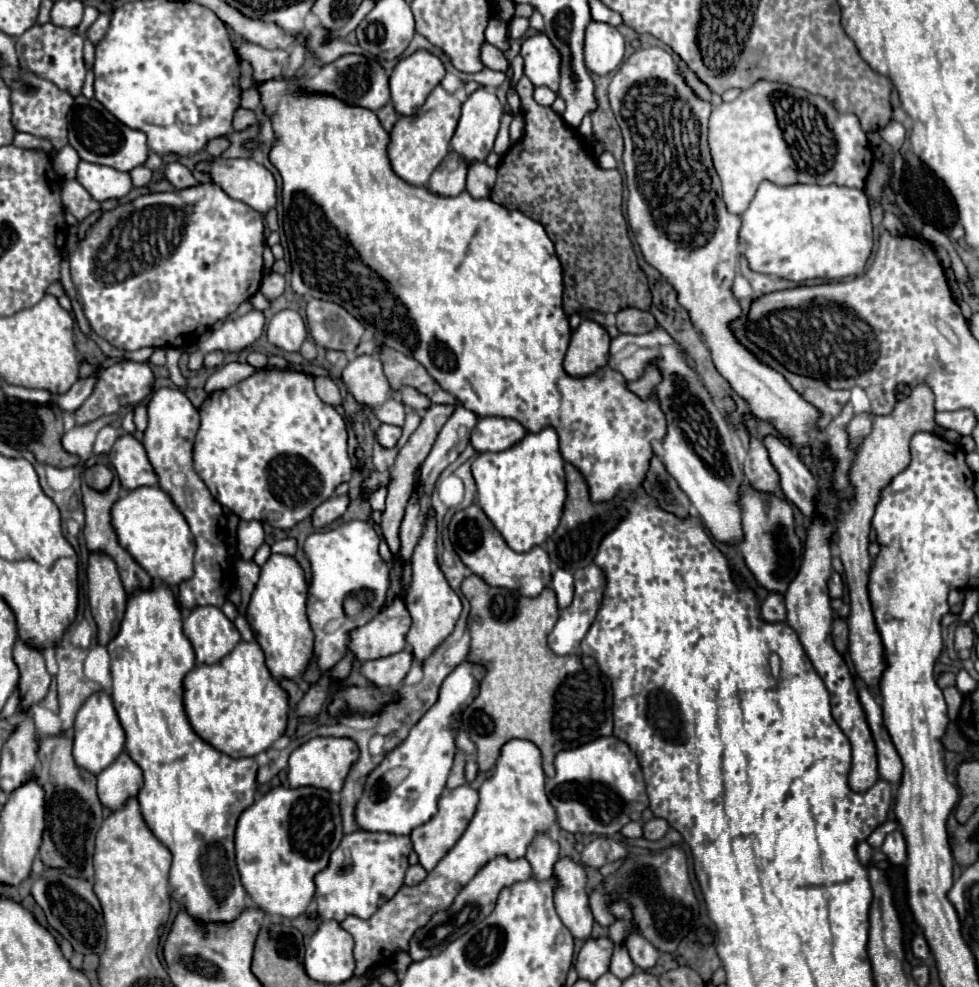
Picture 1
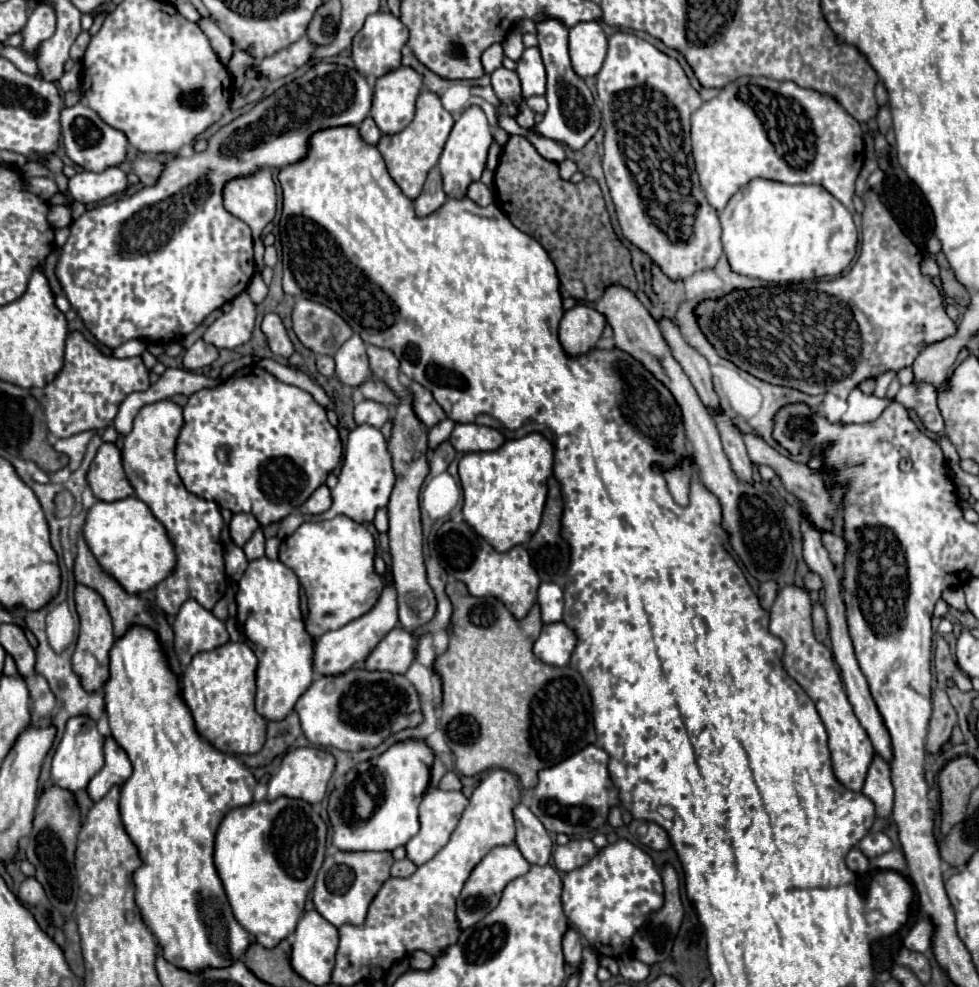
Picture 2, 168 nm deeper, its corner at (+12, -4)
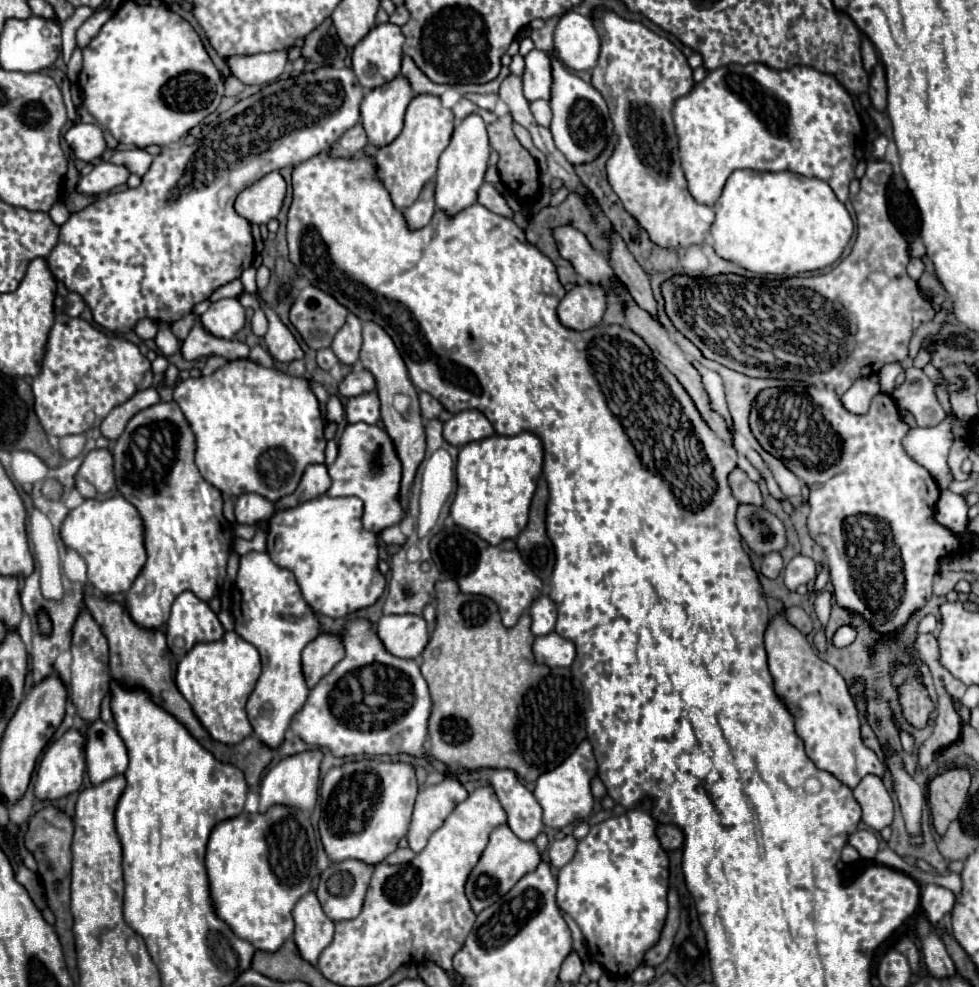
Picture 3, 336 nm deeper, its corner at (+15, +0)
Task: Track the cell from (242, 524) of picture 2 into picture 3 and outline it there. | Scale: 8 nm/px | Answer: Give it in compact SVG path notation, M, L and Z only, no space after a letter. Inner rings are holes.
M241 494L235 502L237 524L255 524L259 520L273 516L273 512L273 504L259 494Z

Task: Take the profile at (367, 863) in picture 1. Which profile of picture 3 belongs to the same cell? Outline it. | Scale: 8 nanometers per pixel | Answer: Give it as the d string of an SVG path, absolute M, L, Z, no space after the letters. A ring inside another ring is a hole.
M343 860L337 864L329 864L319 878L317 886L317 898L323 906L323 912L333 920L351 920L357 918L361 912L361 904L365 900L365 892L369 888L369 880L373 876L373 864L361 864L361 860Z

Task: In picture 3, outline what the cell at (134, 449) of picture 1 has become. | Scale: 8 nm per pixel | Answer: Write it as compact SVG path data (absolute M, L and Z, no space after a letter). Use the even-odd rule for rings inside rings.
M107 448L91 450L85 456L75 476L75 488L81 492L83 498L93 500L107 500L117 492L113 474L113 454Z

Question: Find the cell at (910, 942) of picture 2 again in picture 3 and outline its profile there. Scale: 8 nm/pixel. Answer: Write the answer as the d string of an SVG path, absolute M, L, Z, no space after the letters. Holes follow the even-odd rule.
M929 884L921 894L921 908L925 908L925 916L929 916L929 924L933 926L943 918L943 914L951 912L953 902L955 898L951 890L945 890L933 884Z

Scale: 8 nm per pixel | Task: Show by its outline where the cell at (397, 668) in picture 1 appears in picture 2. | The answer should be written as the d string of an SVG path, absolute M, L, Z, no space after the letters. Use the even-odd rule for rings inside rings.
M404 628L390 630L366 658L366 668L380 668L388 672L404 674L416 658L412 632Z

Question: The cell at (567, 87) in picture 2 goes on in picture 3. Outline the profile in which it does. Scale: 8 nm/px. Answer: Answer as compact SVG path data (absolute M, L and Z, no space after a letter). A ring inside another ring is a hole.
M555 50L549 52L549 58L551 58L551 74L553 74L549 106L553 112L551 134L555 140L555 146L565 154L565 158L571 164L591 162L601 154L601 150L605 148L607 136L611 136L611 132L613 132L607 104L605 104L603 96L591 84L585 84L579 76L569 74L563 68L563 62L559 60Z

